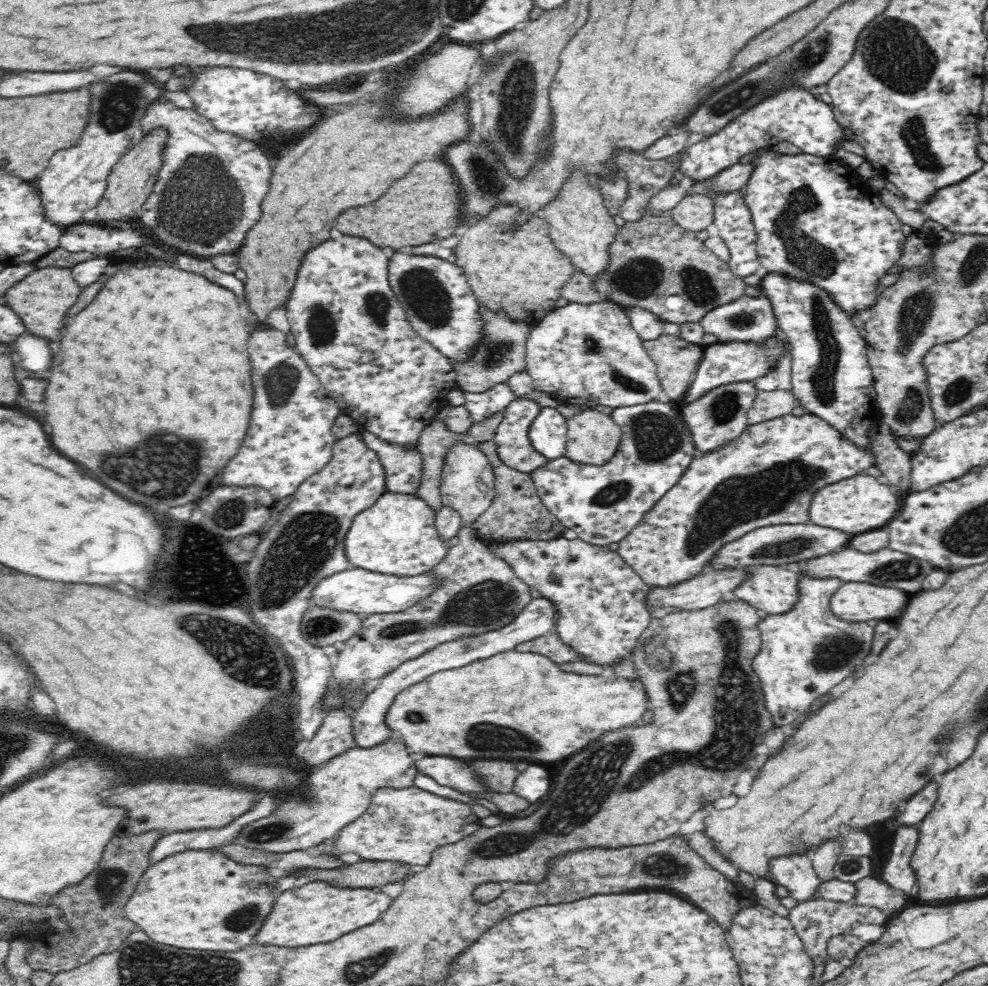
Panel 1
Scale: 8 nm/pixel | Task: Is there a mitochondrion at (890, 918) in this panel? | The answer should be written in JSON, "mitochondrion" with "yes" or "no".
{"mitochondrion":"no"}

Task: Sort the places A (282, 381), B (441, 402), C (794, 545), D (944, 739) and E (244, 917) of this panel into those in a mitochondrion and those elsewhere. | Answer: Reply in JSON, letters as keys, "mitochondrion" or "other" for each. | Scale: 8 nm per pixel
{"A":"mitochondrion","B":"other","C":"mitochondrion","D":"mitochondrion","E":"mitochondrion"}

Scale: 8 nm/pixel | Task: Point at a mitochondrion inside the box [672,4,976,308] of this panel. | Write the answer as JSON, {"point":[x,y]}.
{"point":[896,55]}

